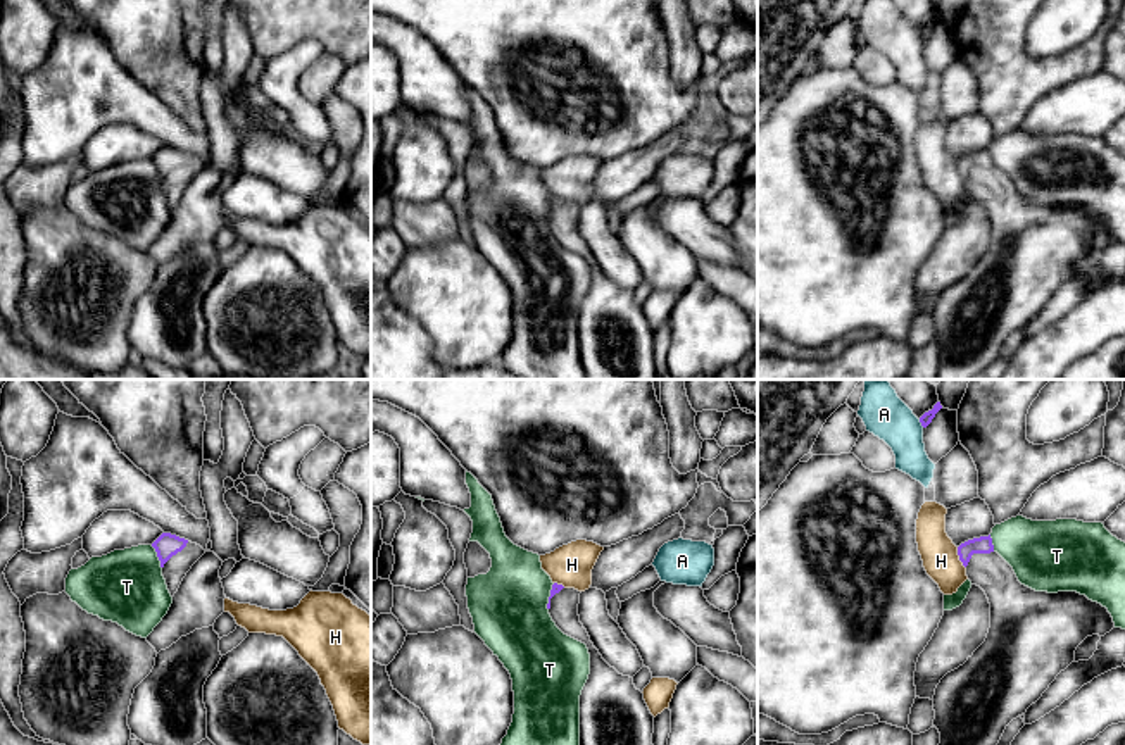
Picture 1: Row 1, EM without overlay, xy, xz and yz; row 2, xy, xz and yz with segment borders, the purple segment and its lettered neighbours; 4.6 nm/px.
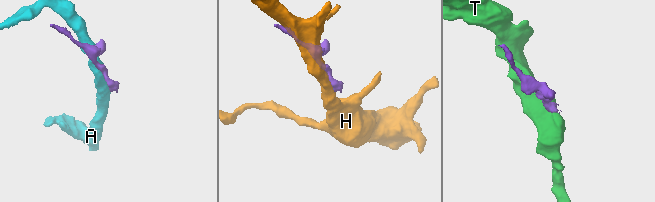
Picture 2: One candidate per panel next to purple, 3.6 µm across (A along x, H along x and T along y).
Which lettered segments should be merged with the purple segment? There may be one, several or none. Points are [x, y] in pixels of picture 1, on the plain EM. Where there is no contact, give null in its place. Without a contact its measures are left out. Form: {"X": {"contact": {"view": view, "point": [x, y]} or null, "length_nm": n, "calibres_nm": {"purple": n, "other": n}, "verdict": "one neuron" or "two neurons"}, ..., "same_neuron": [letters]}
{"A": {"contact": {"view": "yz", "point": [920, 35]}, "length_nm": 50, "calibres_nm": {"purple": 60, "other": 200}, "verdict": "two neurons"}, "H": {"contact": {"view": "yz", "point": [960, 171]}, "length_nm": 110, "calibres_nm": {"purple": 80, "other": 170}, "verdict": "two neurons"}, "T": {"contact": {"view": "xy", "point": [157, 169]}, "length_nm": 120, "calibres_nm": {"purple": 110, "other": 340}, "verdict": "two neurons"}, "same_neuron": []}

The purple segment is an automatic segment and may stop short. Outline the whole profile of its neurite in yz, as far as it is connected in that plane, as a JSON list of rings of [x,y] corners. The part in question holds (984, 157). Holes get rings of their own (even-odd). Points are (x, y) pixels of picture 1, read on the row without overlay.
[[[980,150],[958,160],[971,198],[980,200],[990,217],[985,255],[935,302],[933,340],[940,347],[937,379],[973,379],[992,364],[1006,340],[1035,317],[1056,290],[1075,276],[1077,260],[1092,248],[1115,241],[1106,221],[1077,205],[1035,205],[1021,198],[1013,181],[994,164],[992,152]]]

